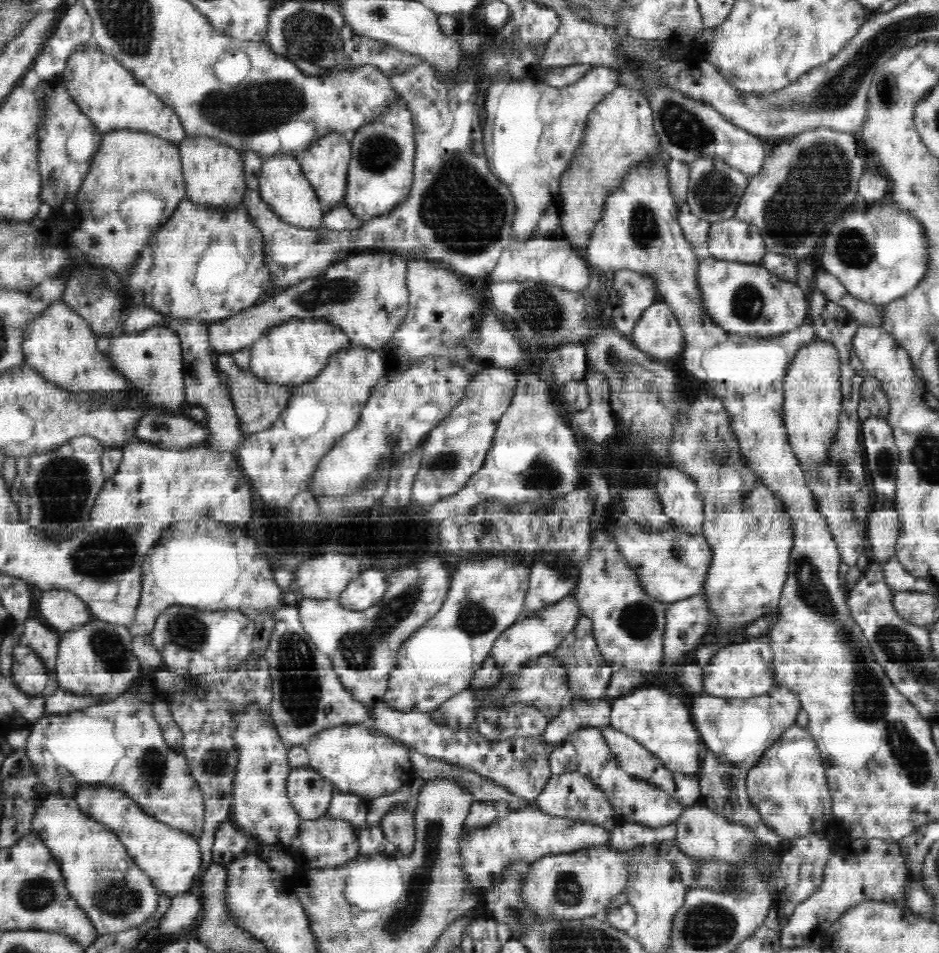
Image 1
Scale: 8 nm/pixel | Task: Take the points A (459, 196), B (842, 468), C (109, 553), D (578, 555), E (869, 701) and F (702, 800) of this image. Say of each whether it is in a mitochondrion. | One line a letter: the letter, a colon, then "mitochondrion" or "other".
A: mitochondrion
B: mitochondrion
C: mitochondrion
D: other
E: mitochondrion
F: other

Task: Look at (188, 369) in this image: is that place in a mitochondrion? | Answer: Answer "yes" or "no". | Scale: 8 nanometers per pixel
no

